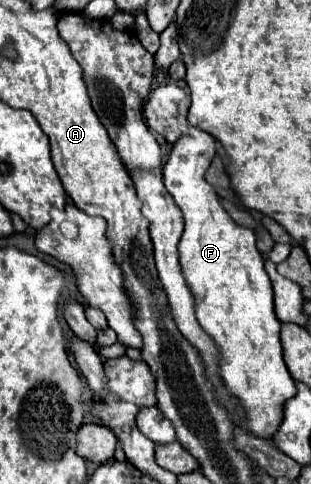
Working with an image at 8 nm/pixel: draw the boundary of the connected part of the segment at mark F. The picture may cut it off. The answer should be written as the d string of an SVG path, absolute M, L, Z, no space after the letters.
M189 125L189 131L183 133L171 149L171 155L163 167L163 183L167 191L171 193L175 205L183 213L185 231L179 243L179 261L183 267L183 275L189 283L189 289L195 295L195 313L201 327L207 331L207 335L213 337L213 341L221 349L221 363L219 363L219 375L229 389L231 395L235 395L243 409L245 409L245 421L243 427L257 435L267 437L275 433L275 429L281 423L281 407L283 403L295 395L295 383L289 375L285 363L283 363L283 347L279 341L279 329L281 321L275 315L275 303L273 303L273 287L269 281L269 275L263 267L263 255L259 253L255 245L255 233L243 225L237 225L229 213L223 209L217 191L213 185L207 183L205 171L209 169L213 157L215 157L215 139L199 131L197 127Z

